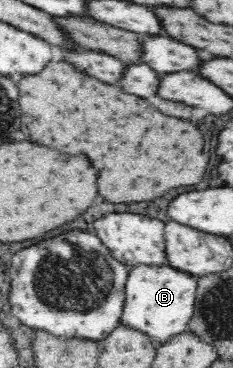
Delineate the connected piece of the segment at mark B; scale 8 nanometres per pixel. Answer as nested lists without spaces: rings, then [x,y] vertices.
[[[136,265],[128,273],[126,281],[122,323],[144,331],[156,345],[165,344],[170,337],[188,331],[188,321],[194,313],[196,281],[198,277],[192,277],[190,273],[180,273],[172,267]]]

